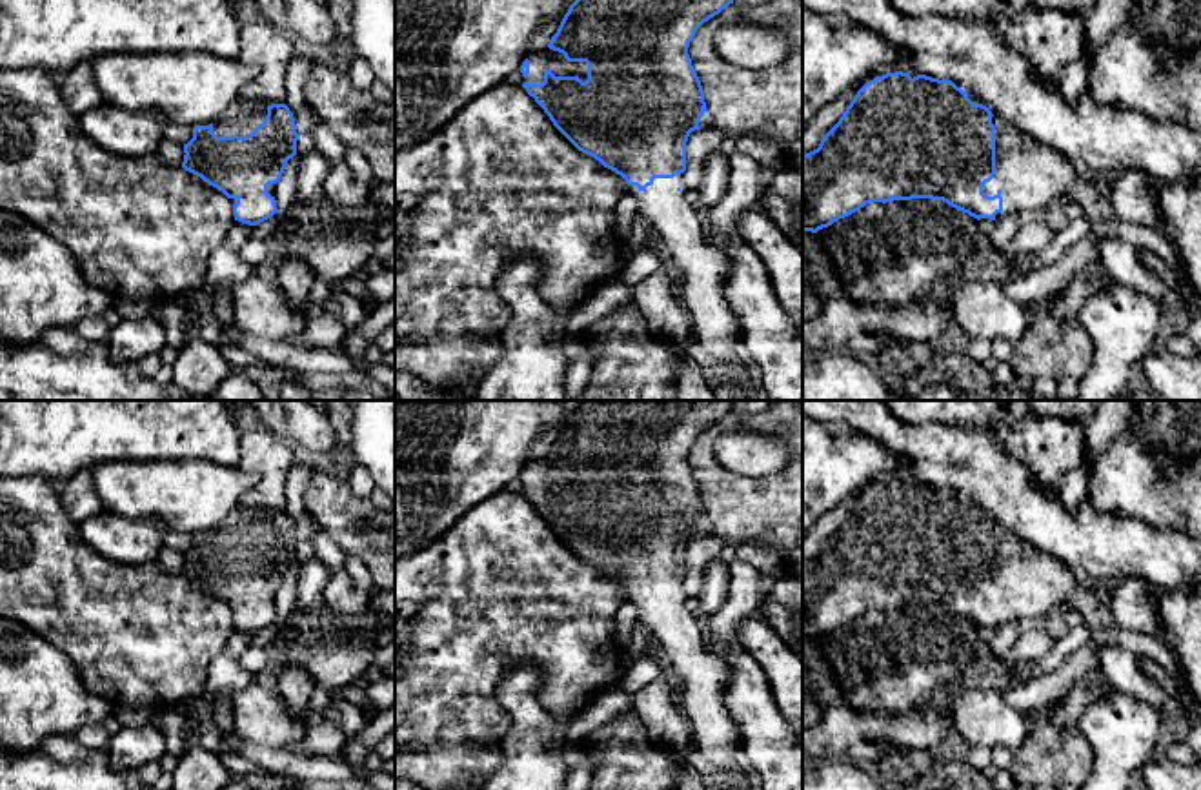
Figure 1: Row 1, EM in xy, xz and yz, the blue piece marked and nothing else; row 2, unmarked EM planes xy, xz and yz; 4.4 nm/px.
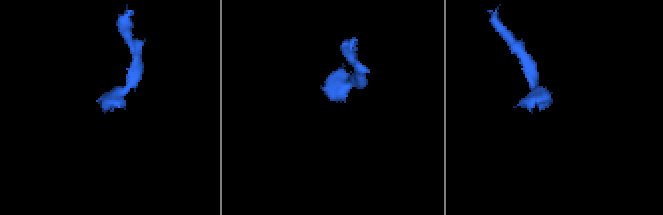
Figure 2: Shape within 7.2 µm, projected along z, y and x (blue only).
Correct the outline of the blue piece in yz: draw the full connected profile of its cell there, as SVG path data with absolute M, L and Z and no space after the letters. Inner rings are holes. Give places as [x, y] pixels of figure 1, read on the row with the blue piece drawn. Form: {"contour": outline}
{"contour": "M895 71L866 82L819 147L802 155L802 231L817 233L870 202L912 198L943 200L981 220L999 220L1023 209L1045 209L1065 198L1075 180L1086 175L1063 153L1039 144L1014 124L995 118L983 104L974 104L952 80Z"}

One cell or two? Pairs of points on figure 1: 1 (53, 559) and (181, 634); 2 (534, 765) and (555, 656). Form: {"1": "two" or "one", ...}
{"1": "one", "2": "two"}

